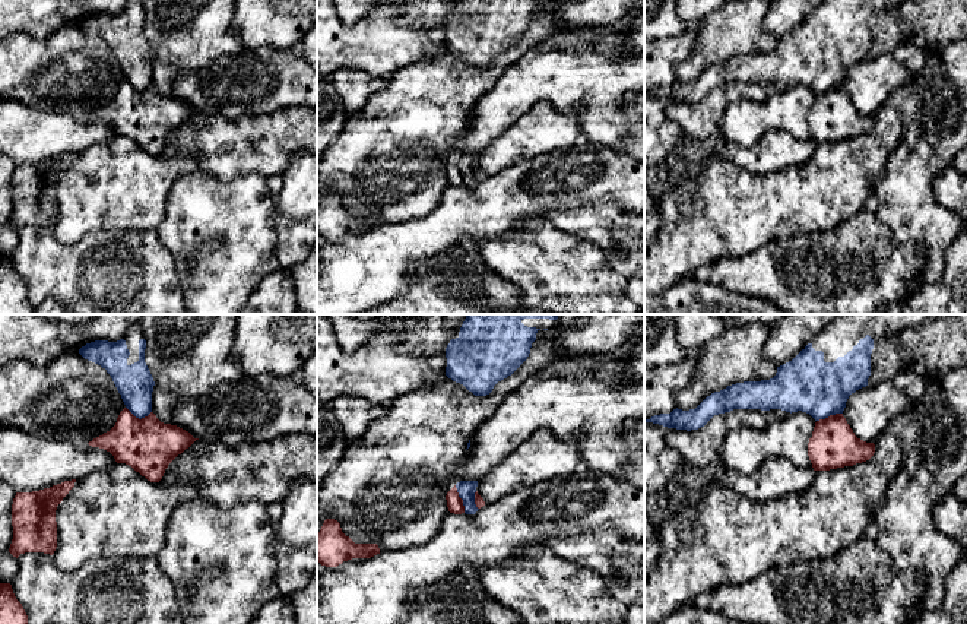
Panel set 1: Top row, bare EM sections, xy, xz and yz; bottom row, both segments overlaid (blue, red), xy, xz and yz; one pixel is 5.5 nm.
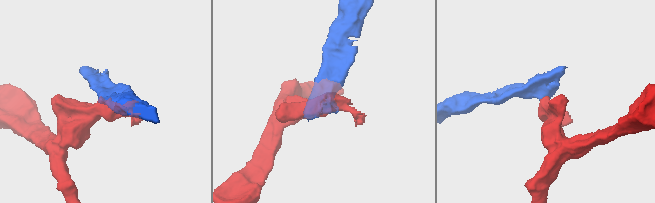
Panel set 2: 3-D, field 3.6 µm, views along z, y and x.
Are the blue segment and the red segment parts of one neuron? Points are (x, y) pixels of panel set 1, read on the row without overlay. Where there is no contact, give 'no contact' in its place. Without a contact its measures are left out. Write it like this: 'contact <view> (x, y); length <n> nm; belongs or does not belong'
contact xz (460, 170); length 160 nm; does not belong

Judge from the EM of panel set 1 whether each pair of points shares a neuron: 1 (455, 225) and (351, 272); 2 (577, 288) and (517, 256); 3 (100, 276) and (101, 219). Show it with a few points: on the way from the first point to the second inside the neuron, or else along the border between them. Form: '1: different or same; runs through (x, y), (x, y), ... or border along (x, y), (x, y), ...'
1: same; runs through (428, 236), (392, 249), (377, 263)
2: same; runs through (563, 274), (539, 257), (532, 256)
3: different; border along (136, 230), (91, 230), (69, 243)

